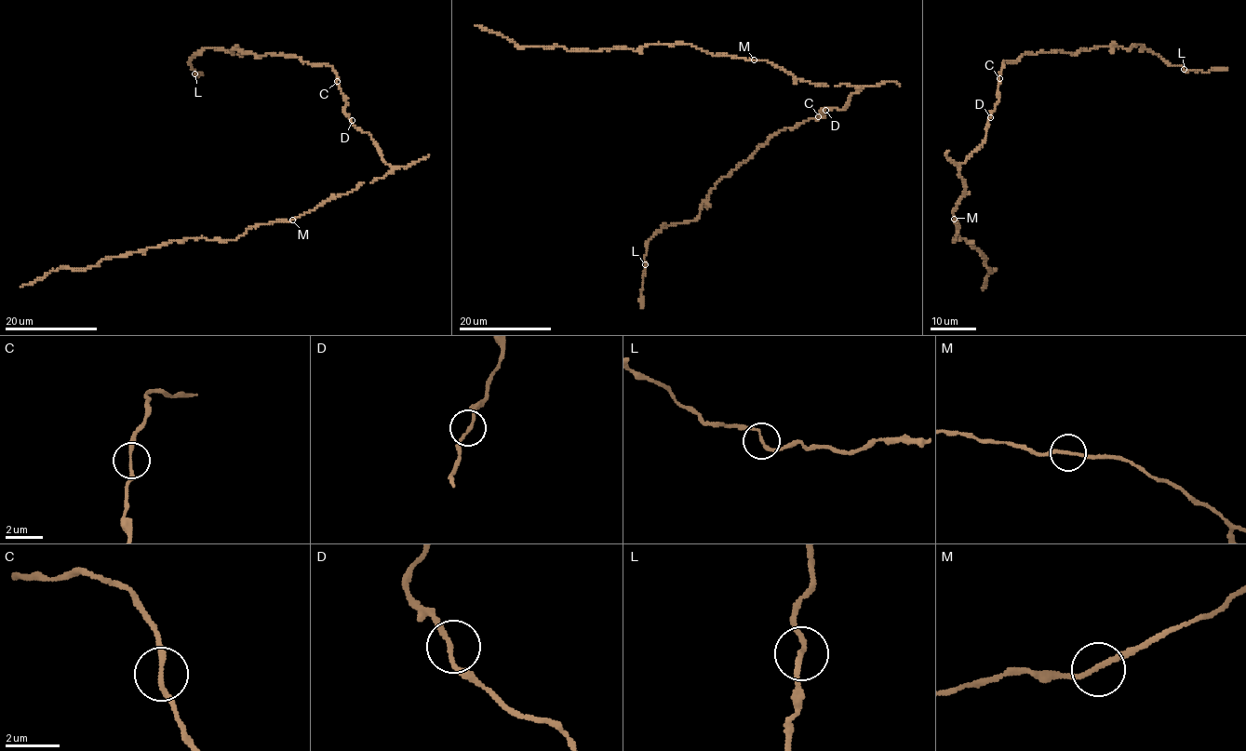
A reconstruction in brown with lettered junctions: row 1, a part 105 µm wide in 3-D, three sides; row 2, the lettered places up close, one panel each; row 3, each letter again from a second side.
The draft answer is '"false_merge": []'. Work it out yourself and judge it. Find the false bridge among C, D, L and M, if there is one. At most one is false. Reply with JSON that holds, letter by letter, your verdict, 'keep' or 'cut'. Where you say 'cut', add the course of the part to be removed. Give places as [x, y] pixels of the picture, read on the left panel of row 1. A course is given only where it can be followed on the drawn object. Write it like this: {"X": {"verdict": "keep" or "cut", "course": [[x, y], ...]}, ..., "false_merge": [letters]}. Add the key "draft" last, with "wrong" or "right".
{"C": {"verdict": "keep"}, "D": {"verdict": "keep"}, "L": {"verdict": "keep"}, "M": {"verdict": "keep"}, "false_merge": [], "draft": "right"}

